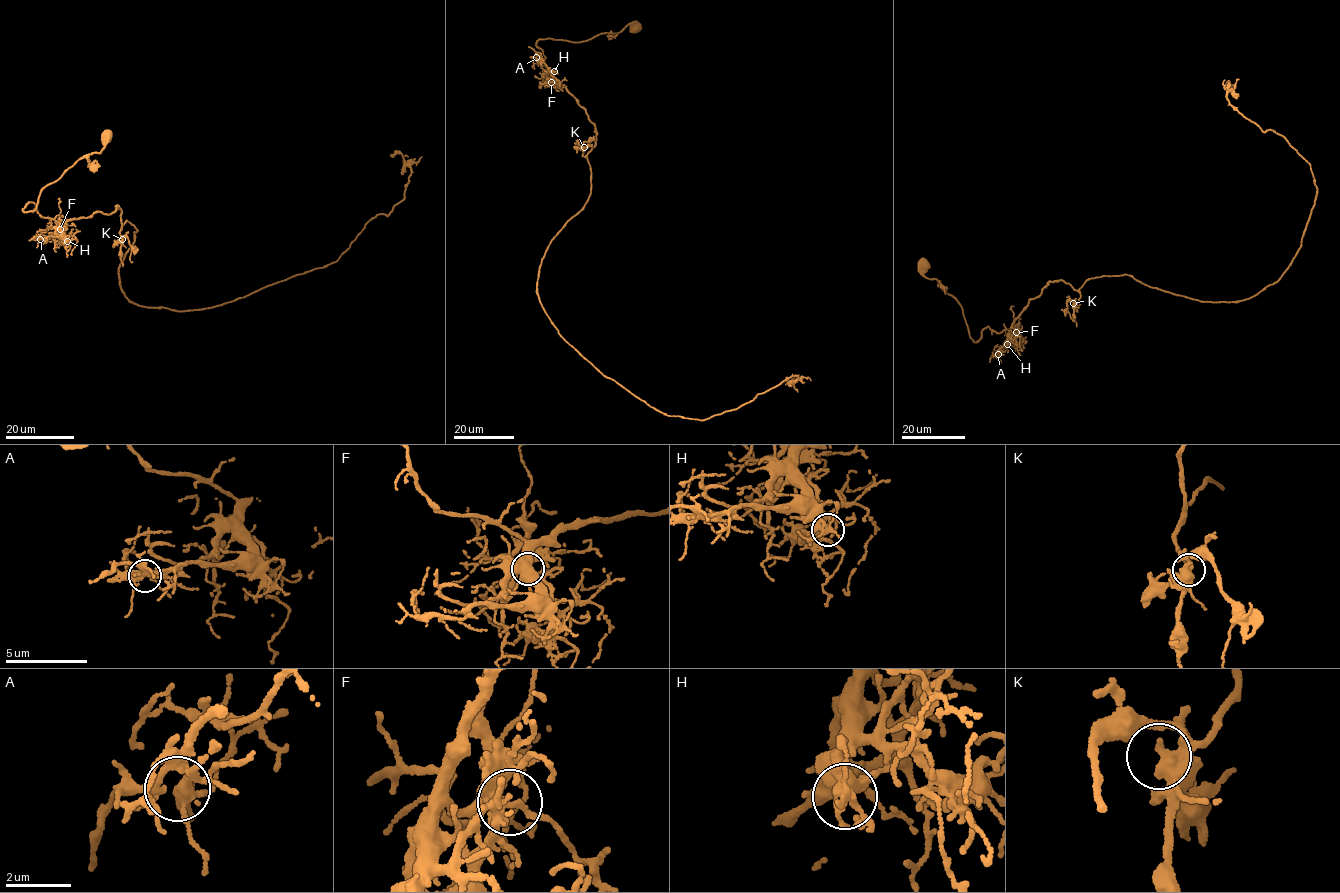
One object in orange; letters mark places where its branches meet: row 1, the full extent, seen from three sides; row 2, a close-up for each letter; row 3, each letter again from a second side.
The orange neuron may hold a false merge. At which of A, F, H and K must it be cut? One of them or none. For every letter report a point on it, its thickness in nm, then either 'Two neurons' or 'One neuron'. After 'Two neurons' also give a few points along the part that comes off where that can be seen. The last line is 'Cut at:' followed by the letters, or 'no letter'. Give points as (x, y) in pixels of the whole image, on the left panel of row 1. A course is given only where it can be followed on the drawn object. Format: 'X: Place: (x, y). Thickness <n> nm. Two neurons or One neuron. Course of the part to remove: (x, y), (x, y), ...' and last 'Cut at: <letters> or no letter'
A: Place: (40, 239). Thickness 320 nm. One neuron
F: Place: (60, 229). Thickness 280 nm. One neuron
H: Place: (67, 241). Thickness 190 nm. One neuron
K: Place: (122, 239). Thickness 400 nm. One neuron
Cut at: no letter

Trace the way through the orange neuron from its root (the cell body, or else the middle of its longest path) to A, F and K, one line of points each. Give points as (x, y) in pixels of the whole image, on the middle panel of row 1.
A: (635, 27), (631, 23), (618, 33), (577, 42), (538, 39), (536, 45), (551, 77), (547, 65), (536, 57)
F: (635, 27), (631, 23), (618, 33), (577, 42), (538, 39), (551, 82)
K: (635, 27), (577, 42), (538, 39), (544, 67), (594, 125), (595, 145), (583, 156), (584, 147)

